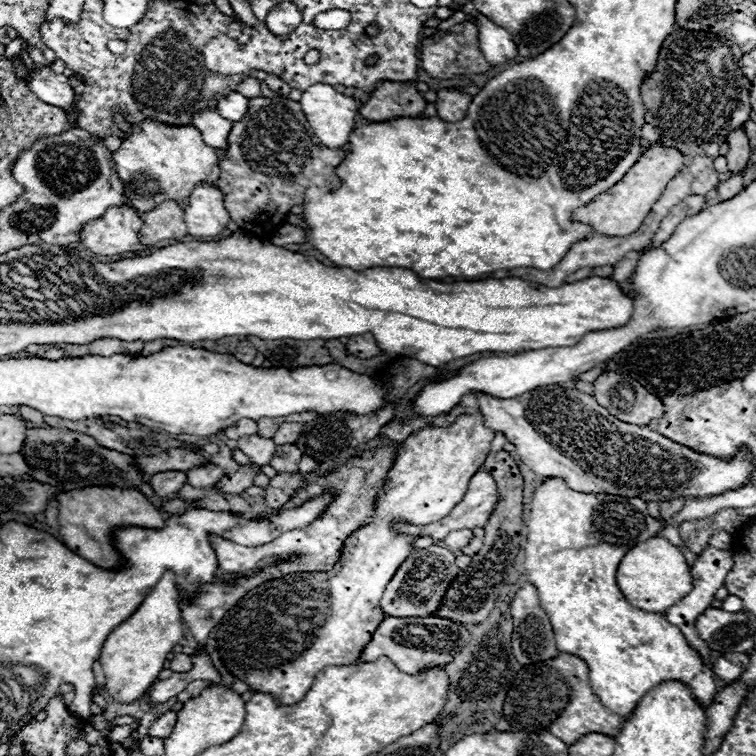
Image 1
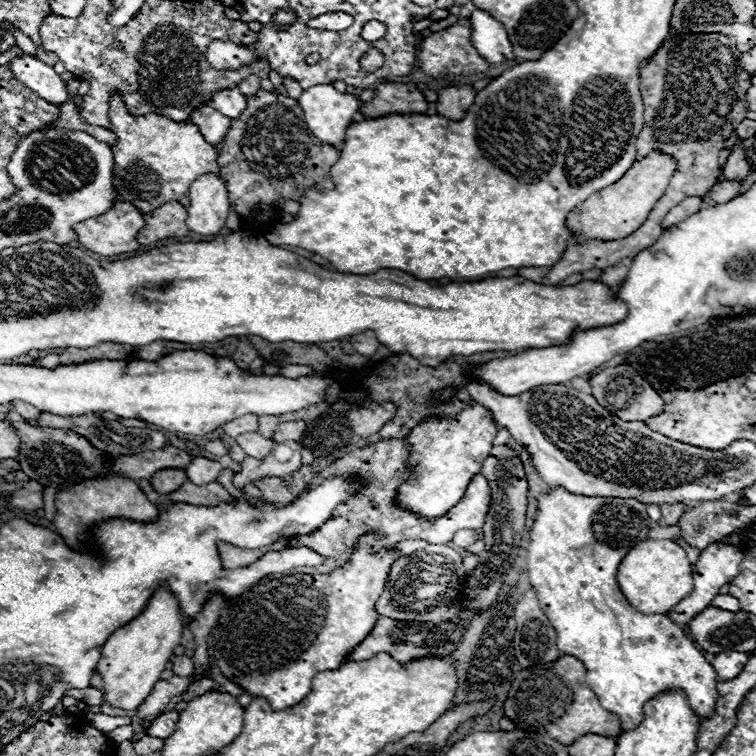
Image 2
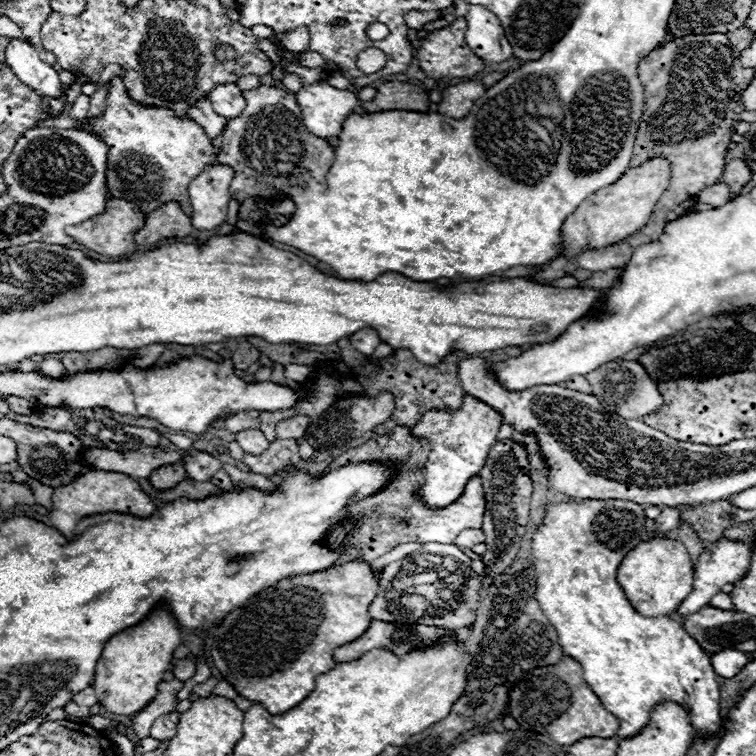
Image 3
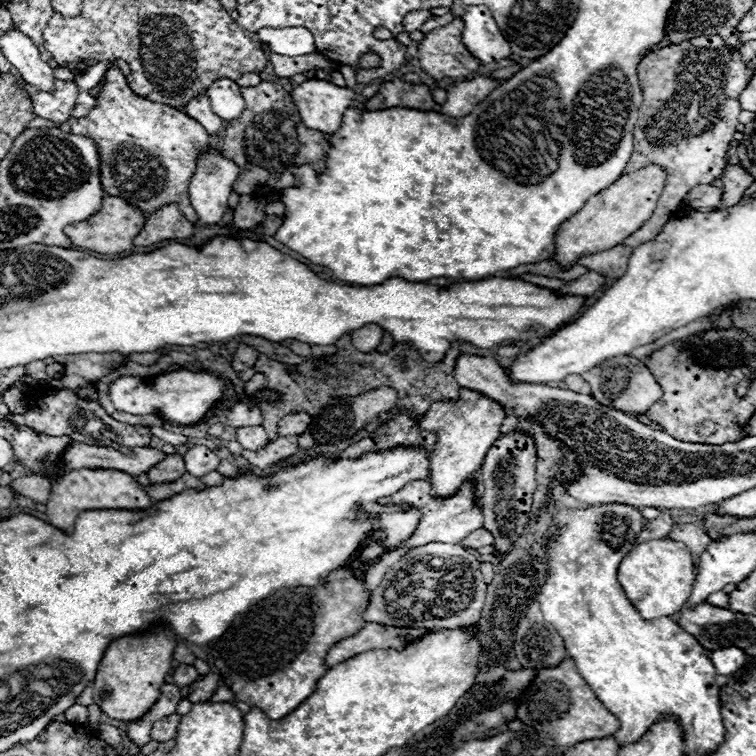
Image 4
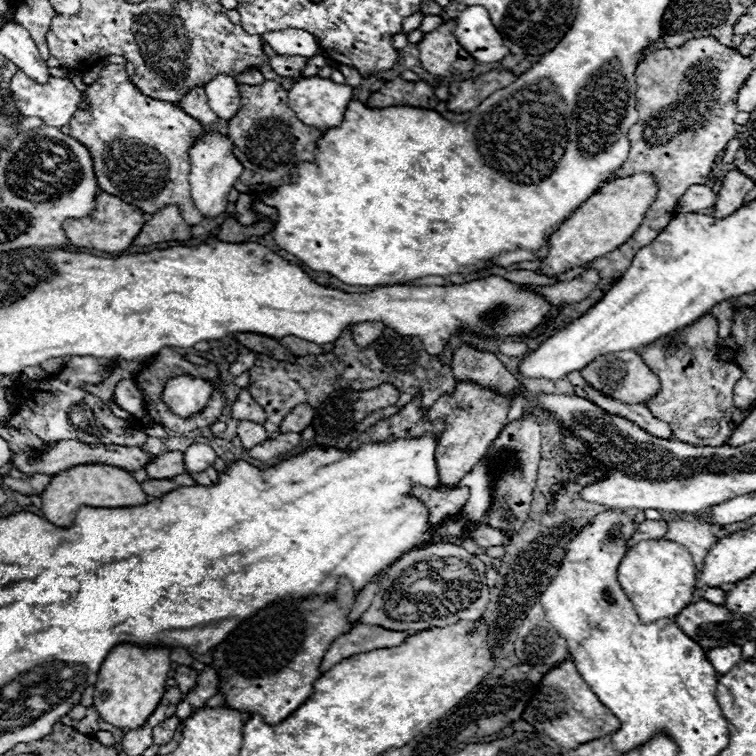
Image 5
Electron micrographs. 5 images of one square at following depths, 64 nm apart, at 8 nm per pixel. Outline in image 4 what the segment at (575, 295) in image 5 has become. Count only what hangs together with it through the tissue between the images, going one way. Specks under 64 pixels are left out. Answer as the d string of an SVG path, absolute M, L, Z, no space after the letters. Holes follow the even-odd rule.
M586 272L584 276L580 276L578 280L568 282L564 288L560 288L558 292L562 294L580 294L580 296L592 296L596 290L600 290L606 284L604 276L596 274L596 272Z

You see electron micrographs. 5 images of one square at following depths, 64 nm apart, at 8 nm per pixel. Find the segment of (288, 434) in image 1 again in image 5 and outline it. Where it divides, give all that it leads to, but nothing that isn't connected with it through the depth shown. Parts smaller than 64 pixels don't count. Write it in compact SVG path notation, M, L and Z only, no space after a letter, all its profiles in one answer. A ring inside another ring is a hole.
M300 404L280 422L280 434L286 434L286 432L300 434L304 428L308 428L312 424L312 418L314 418L314 410L306 404Z

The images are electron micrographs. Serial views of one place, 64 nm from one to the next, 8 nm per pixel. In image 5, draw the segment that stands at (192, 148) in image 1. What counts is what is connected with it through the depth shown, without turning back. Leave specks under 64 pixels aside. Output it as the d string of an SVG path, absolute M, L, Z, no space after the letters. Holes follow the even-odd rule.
M120 64L106 66L100 72L100 78L84 92L84 98L88 98L90 104L86 106L86 110L78 110L76 116L70 120L70 134L92 152L94 172L100 188L112 196L122 198L128 204L138 206L146 214L154 214L168 204L176 204L184 206L180 208L180 214L190 226L202 222L204 216L200 214L200 210L196 210L190 196L188 176L190 148L196 140L200 140L200 136L204 136L204 126L186 112L182 112L178 106L144 96L140 90L134 88L124 66Z

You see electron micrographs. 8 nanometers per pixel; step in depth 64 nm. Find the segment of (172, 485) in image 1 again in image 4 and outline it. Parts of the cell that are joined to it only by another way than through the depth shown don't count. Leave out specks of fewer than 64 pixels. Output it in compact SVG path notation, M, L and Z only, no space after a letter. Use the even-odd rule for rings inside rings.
M170 454L168 458L164 458L160 464L156 464L154 468L150 468L148 478L152 484L166 484L166 482L174 482L184 474L184 460L180 454Z

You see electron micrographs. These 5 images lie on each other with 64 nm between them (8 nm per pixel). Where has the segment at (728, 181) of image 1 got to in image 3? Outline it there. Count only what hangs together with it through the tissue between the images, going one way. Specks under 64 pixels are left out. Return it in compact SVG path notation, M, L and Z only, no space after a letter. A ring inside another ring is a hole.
M724 182L704 188L700 194L696 194L696 202L704 202L704 204L712 204L712 206L722 206L728 200L730 200L730 188Z

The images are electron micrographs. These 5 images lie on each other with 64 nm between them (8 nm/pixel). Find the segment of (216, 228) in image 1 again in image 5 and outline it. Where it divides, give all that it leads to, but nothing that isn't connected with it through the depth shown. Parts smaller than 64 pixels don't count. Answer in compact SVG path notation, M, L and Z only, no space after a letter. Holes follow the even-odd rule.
M206 132L204 138L192 146L190 164L192 164L190 194L192 194L196 208L206 218L218 218L228 206L228 192L232 190L232 184L244 170L242 164L232 154L232 142L228 140L228 136L220 136L216 132Z

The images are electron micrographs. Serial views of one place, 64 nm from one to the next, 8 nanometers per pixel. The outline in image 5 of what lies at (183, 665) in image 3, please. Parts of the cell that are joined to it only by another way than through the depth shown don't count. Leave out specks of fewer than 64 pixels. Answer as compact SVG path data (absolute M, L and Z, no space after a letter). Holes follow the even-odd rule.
M178 666L176 672L174 672L176 686L180 688L182 694L188 694L196 686L196 678L198 678L198 672L190 666Z

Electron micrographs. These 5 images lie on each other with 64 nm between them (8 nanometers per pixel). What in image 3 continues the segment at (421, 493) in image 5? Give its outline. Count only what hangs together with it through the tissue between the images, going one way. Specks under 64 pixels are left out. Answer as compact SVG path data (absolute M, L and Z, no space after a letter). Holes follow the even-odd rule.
M396 426L392 430L392 434L388 434L388 436L378 436L376 440L368 440L362 446L350 448L348 452L338 456L324 470L324 474L328 474L328 472L332 472L340 466L348 466L348 464L356 464L356 462L382 462L382 464L394 468L392 480L380 492L376 492L376 496L368 496L360 502L350 504L346 508L346 520L328 530L324 546L328 550L342 548L342 554L340 554L336 566L346 564L348 560L358 558L358 556L362 558L362 554L356 554L356 550L352 546L354 540L350 540L350 536L356 536L356 526L366 526L366 522L372 522L372 554L380 554L380 552L386 554L388 550L392 550L394 546L398 546L402 542L452 544L454 538L462 530L482 528L482 518L484 518L484 512L486 512L486 500L484 500L482 480L478 476L468 480L464 494L454 504L450 504L442 510L430 510L420 500L414 498L414 490L422 482L422 468L426 464L426 458L428 458L428 444L424 440L416 440L408 428Z

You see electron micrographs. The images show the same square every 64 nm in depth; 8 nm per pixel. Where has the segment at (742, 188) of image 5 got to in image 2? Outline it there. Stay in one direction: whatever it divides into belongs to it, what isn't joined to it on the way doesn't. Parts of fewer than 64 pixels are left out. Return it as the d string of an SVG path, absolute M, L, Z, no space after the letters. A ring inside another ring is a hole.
M738 140L732 146L732 152L728 156L728 162L722 168L722 174L724 174L726 180L744 180L750 174L750 164L746 160L746 150L742 146L742 140Z

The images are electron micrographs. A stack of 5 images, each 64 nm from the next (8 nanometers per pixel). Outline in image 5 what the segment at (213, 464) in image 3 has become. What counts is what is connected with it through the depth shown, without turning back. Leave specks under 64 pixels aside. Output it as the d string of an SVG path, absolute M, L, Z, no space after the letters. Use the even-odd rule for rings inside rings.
M192 444L184 452L184 464L190 472L204 472L216 460L216 452L208 444Z

